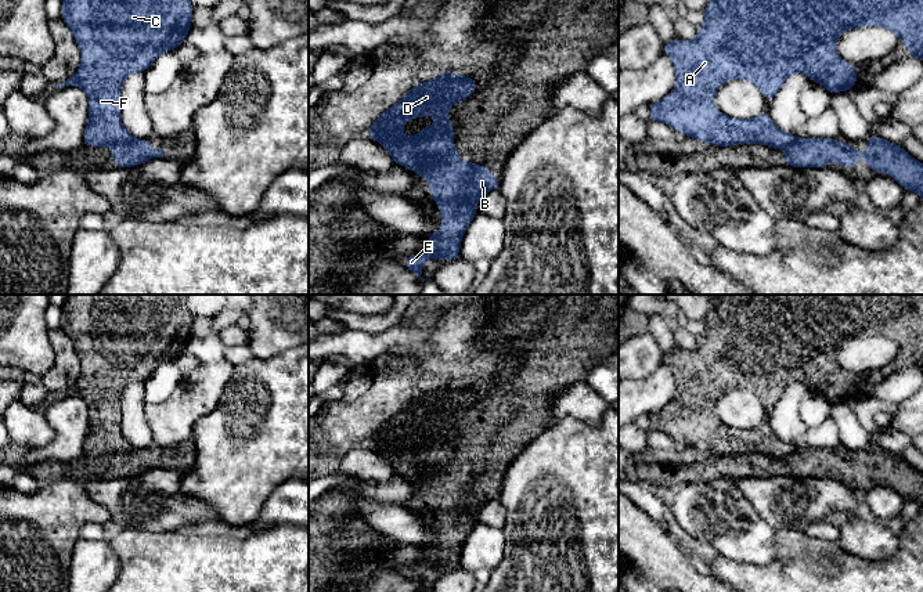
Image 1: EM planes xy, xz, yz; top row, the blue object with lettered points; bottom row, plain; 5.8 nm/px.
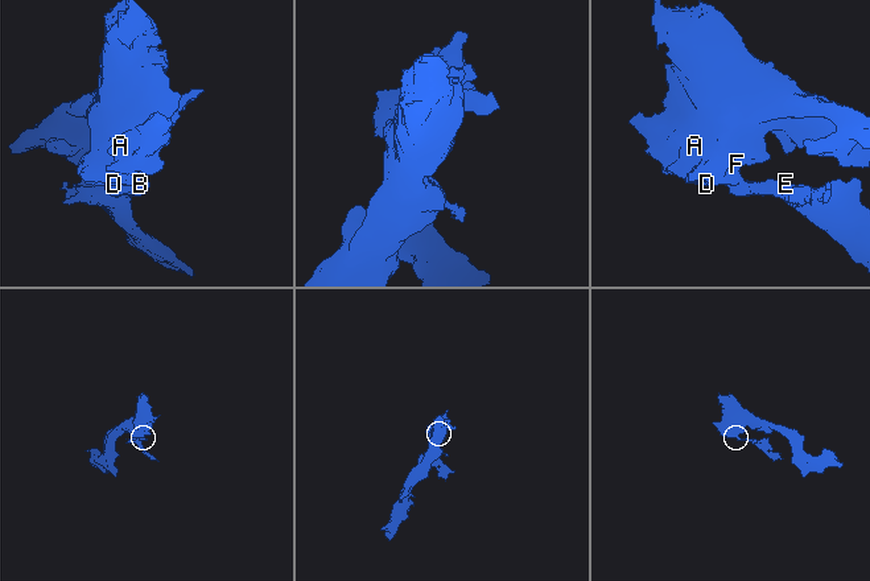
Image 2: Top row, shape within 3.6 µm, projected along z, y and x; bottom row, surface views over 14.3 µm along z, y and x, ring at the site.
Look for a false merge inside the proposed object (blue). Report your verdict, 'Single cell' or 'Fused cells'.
Fused cells

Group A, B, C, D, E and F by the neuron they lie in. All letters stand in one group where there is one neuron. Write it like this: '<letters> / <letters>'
A C D F / B E

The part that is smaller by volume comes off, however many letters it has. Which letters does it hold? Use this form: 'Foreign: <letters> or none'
Foreign: B, E

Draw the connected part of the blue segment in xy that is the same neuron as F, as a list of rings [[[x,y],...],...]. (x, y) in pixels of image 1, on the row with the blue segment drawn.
[[[62,0],[61,19],[72,30],[80,50],[77,73],[55,87],[77,86],[89,98],[89,120],[83,134],[83,144],[101,147],[133,141],[120,120],[120,86],[133,72],[145,72],[163,53],[177,48],[185,41],[191,29],[191,17],[195,7],[188,0]]]

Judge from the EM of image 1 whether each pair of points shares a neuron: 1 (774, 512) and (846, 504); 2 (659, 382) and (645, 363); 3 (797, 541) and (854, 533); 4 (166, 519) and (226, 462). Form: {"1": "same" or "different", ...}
{"1": "same", "2": "different", "3": "different", "4": "different"}

